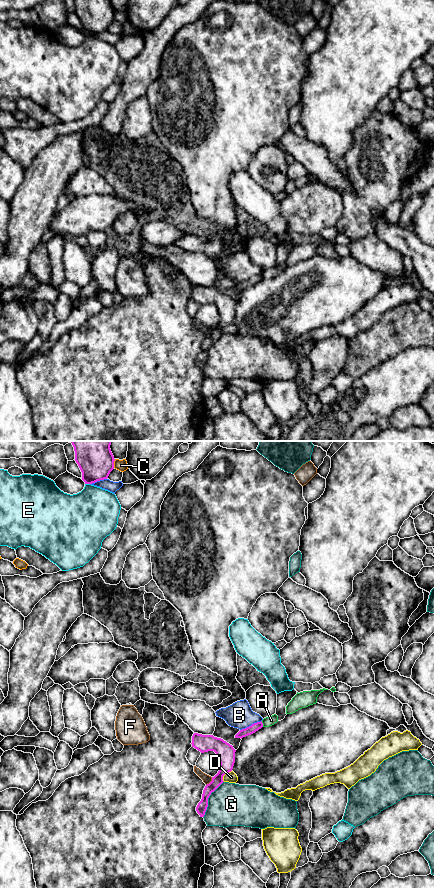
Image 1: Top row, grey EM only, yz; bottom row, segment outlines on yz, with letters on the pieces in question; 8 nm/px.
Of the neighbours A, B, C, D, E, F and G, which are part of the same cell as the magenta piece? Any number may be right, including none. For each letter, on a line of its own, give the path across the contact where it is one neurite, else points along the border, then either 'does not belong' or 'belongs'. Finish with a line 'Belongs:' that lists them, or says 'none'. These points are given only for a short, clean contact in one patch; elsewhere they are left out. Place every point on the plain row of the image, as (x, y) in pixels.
A: border yz (261, 273), (263, 278); does not belong
B: does not belong
C: does not belong
D: does not belong
E: does not belong
F: border yz (212, 329), (206, 337); does not belong
G: does not belong
Belongs: none

